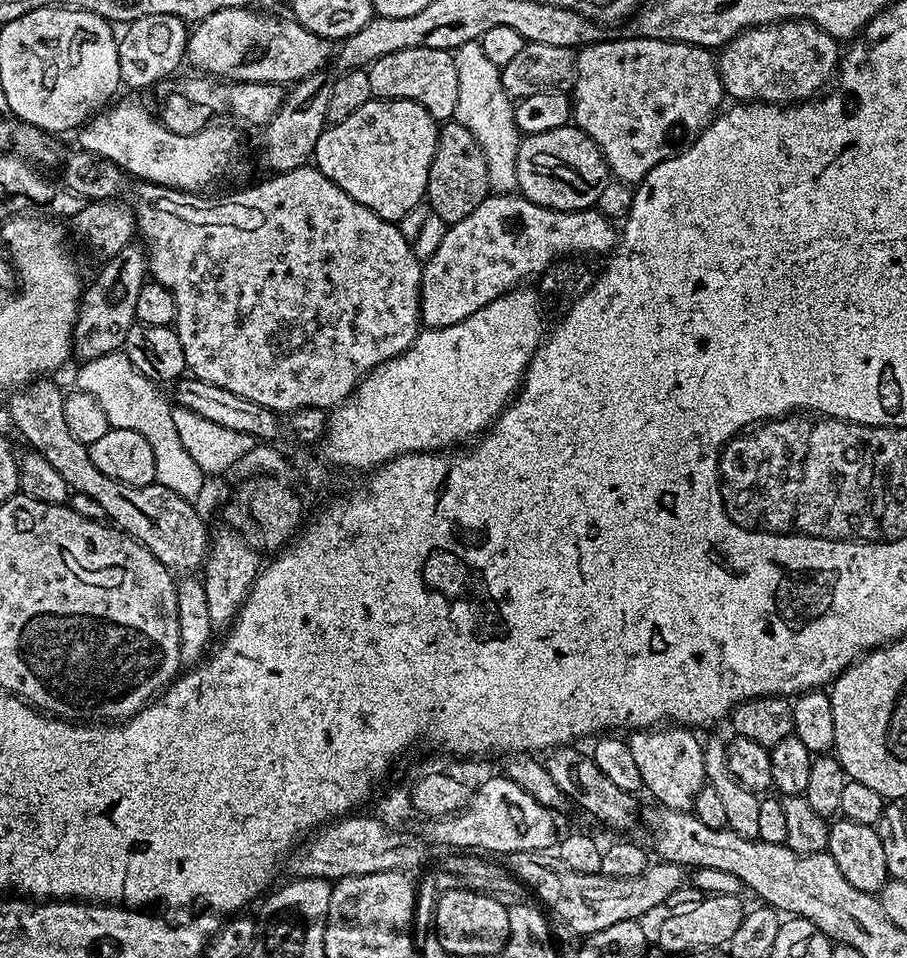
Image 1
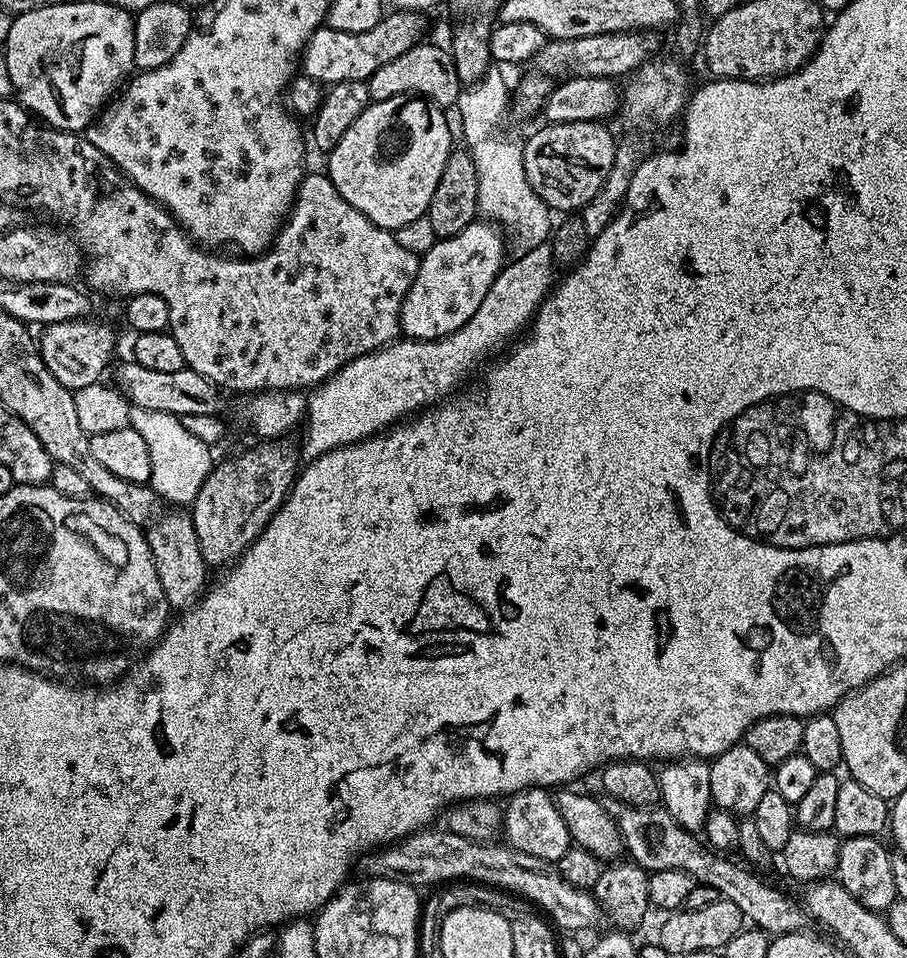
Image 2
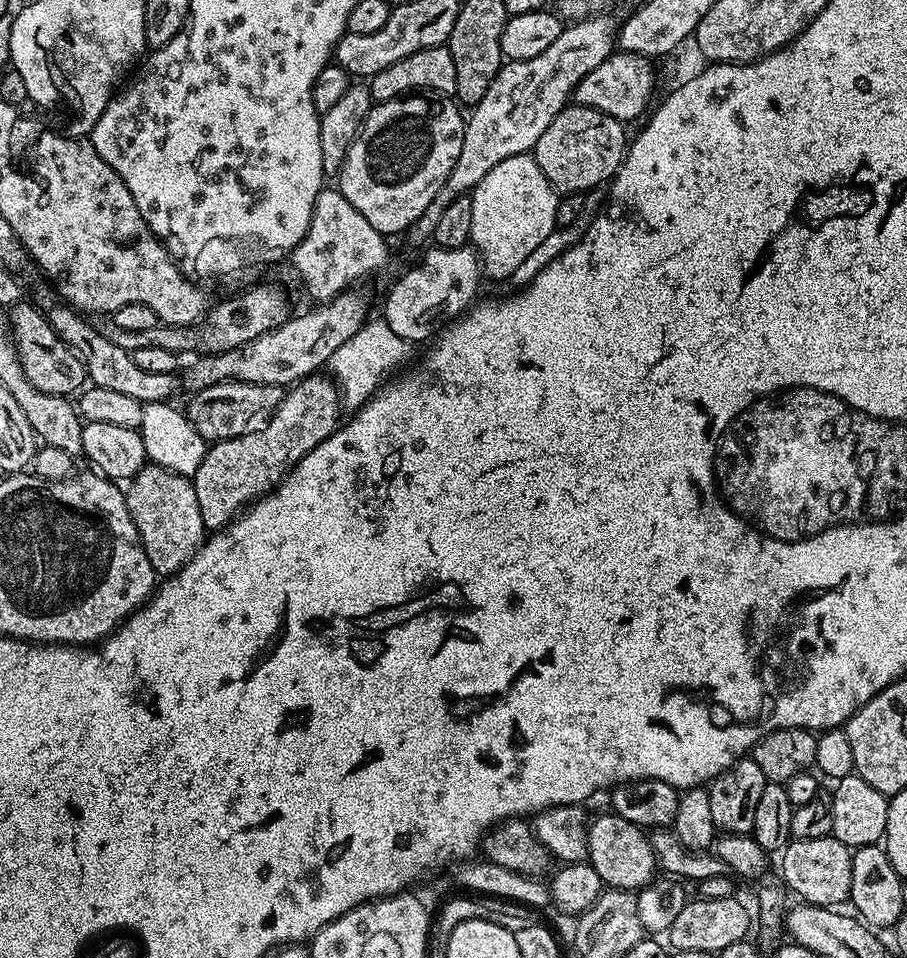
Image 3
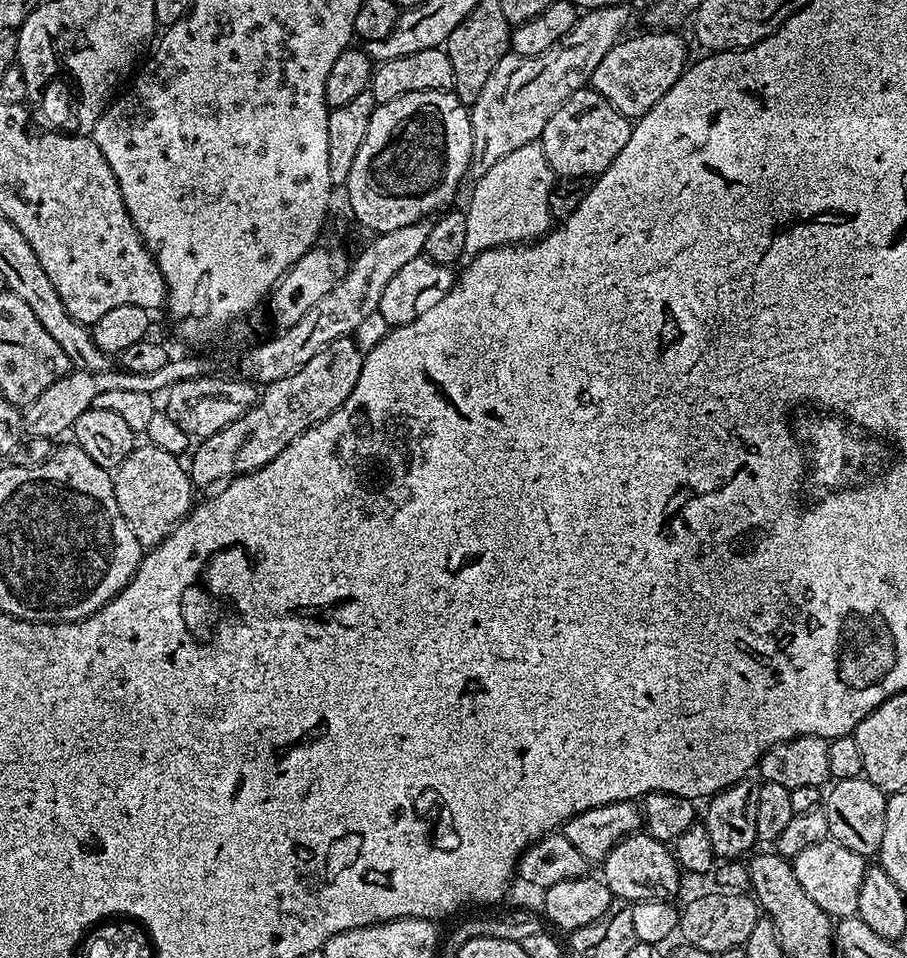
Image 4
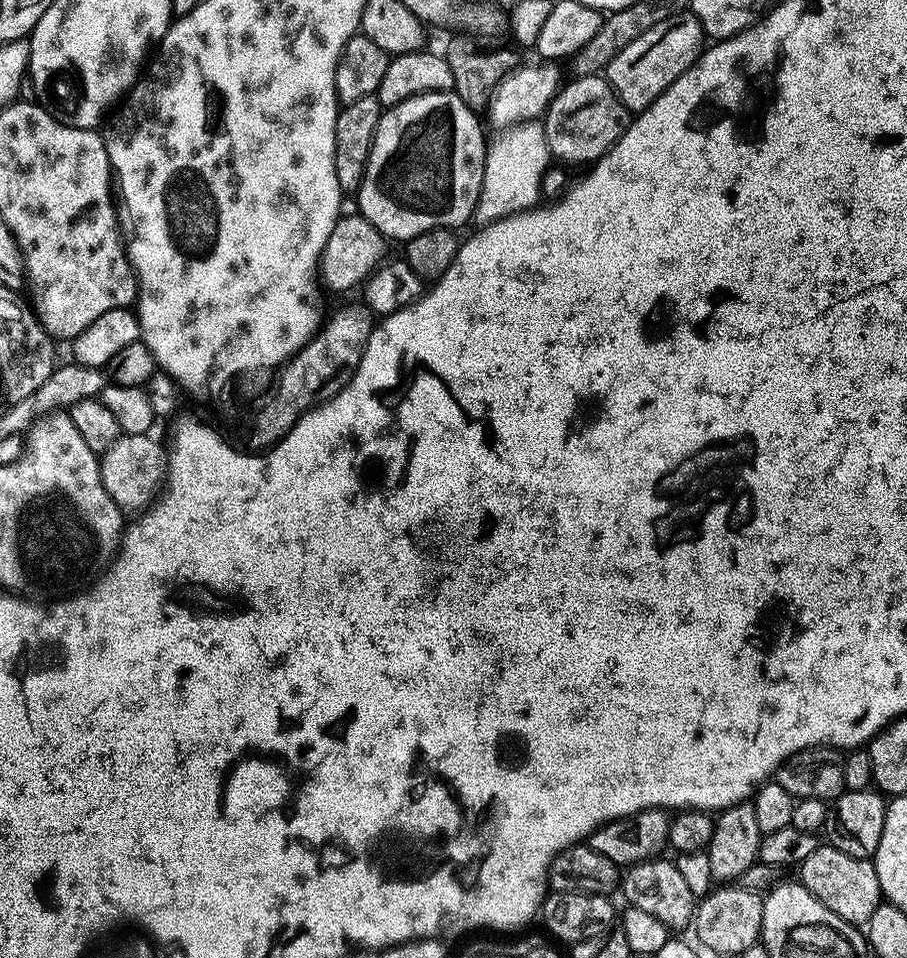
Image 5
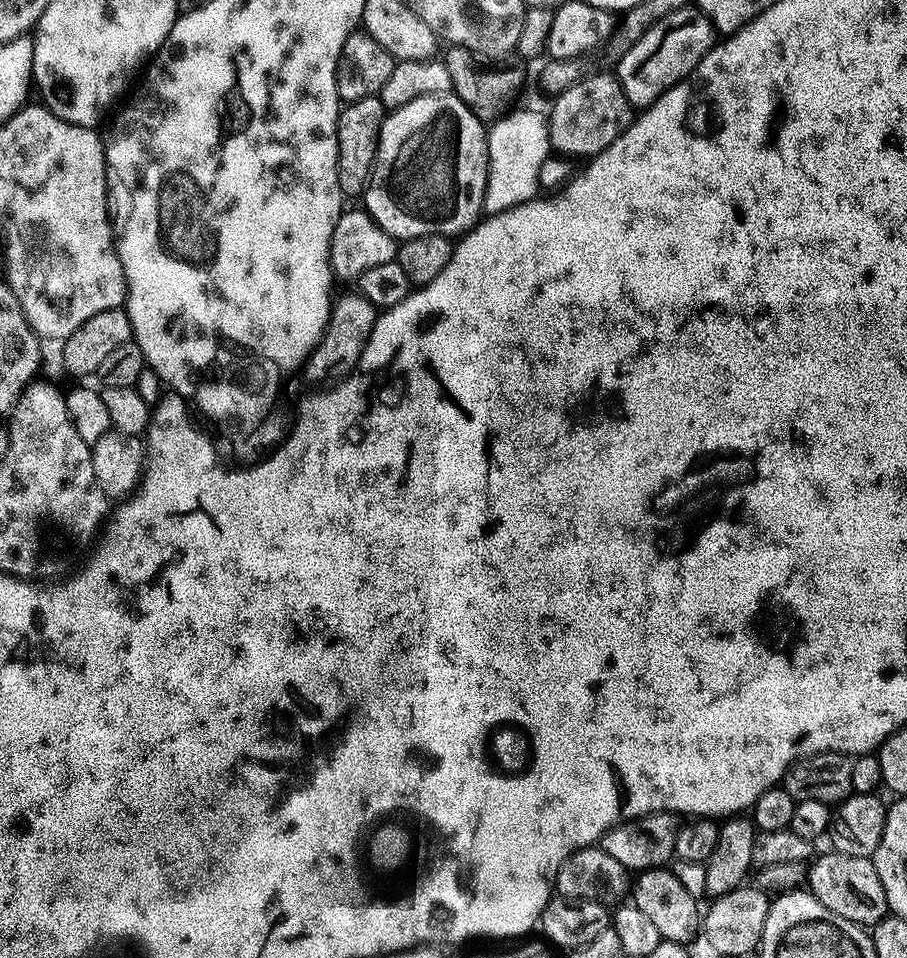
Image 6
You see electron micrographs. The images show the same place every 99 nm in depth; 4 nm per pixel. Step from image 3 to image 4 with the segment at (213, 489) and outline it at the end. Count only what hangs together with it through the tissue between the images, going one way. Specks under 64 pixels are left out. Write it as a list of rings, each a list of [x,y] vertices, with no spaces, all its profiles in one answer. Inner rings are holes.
[[[343,336],[330,342],[326,350],[318,350],[318,354],[314,354],[306,366],[294,370],[294,374],[286,374],[286,378],[278,378],[278,382],[267,385],[259,393],[256,405],[242,414],[238,422],[230,422],[230,426],[218,430],[218,434],[210,434],[197,443],[200,445],[196,453],[195,448],[191,453],[193,485],[197,489],[219,485],[233,476],[245,476],[274,462],[294,438],[301,436],[307,428],[322,423],[342,406],[342,402],[346,402],[346,398],[350,398],[350,390],[354,390],[358,382],[363,361],[364,352],[360,345],[352,336]]]

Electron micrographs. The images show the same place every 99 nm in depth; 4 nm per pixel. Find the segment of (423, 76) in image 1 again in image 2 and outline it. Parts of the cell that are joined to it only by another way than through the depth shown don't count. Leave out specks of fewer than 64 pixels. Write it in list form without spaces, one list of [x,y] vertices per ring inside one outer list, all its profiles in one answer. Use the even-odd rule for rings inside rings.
[[[421,42],[415,44],[406,54],[398,54],[392,62],[386,62],[380,70],[374,70],[374,74],[368,81],[369,101],[385,100],[395,96],[422,96],[433,104],[441,106],[455,105],[462,91],[462,85],[458,78],[458,70],[454,70],[454,58],[447,47],[439,48],[436,44]]]

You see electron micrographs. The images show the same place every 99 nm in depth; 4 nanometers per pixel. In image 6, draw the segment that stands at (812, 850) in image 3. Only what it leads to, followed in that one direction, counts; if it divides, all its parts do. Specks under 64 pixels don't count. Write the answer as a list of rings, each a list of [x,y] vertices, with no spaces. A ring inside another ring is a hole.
[[[828,850],[825,856],[818,856],[811,861],[806,884],[812,896],[818,898],[826,910],[838,914],[838,918],[846,918],[846,922],[861,926],[871,926],[889,915],[882,878],[878,878],[878,870],[869,857],[851,856],[835,850]]]

